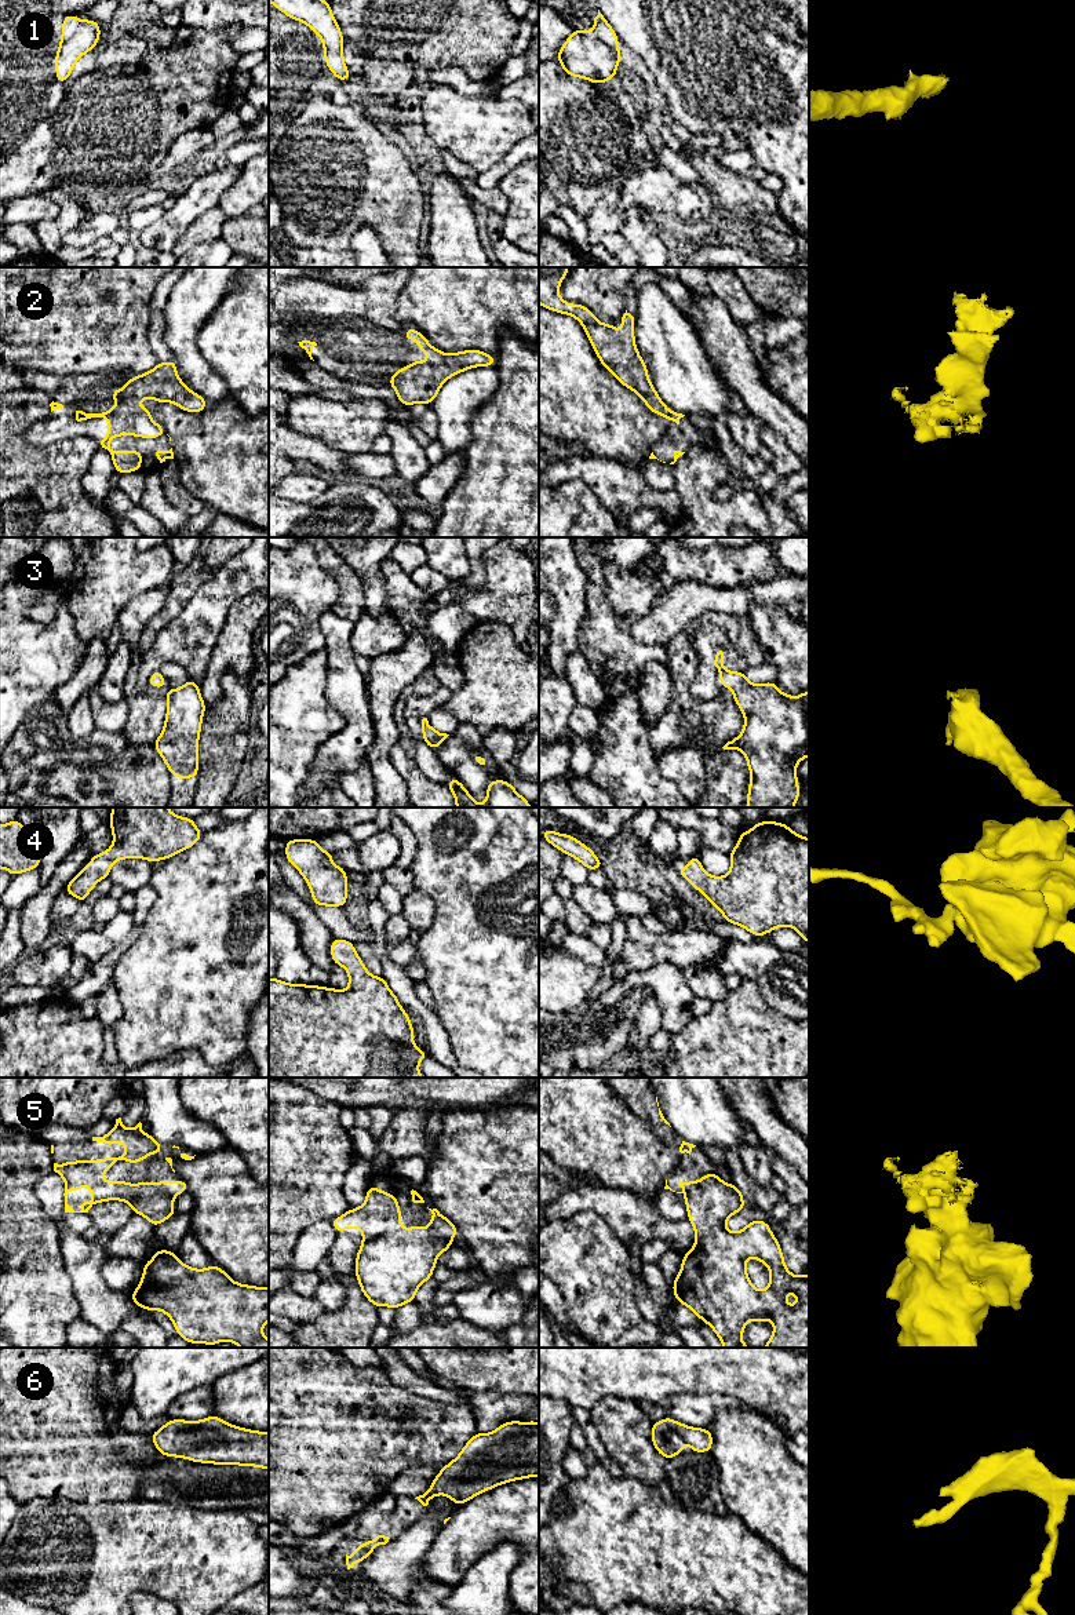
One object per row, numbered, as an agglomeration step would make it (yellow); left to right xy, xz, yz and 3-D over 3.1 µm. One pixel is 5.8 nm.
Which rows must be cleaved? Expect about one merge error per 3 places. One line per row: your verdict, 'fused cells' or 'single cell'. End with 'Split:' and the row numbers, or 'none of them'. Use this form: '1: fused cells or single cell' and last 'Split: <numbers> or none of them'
1: single cell
2: single cell
3: fused cells
4: single cell
5: fused cells
6: single cell
Split: 3, 5

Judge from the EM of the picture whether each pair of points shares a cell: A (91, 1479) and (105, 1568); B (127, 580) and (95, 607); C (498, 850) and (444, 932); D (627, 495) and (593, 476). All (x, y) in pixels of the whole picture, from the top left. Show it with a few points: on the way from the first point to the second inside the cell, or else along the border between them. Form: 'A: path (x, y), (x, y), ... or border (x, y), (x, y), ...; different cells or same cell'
A: border (64, 1499), (88, 1505), (127, 1501); different cells
B: path (119, 583), (104, 598); same cell
C: path (478, 868), (470, 868), (459, 875), (455, 907); same cell
D: path (619, 487), (601, 476); same cell

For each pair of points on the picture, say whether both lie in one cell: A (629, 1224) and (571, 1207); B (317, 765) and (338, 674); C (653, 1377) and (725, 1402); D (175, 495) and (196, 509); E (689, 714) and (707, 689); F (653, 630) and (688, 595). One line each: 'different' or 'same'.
A: same
B: same
C: different
D: same
E: different
F: same

